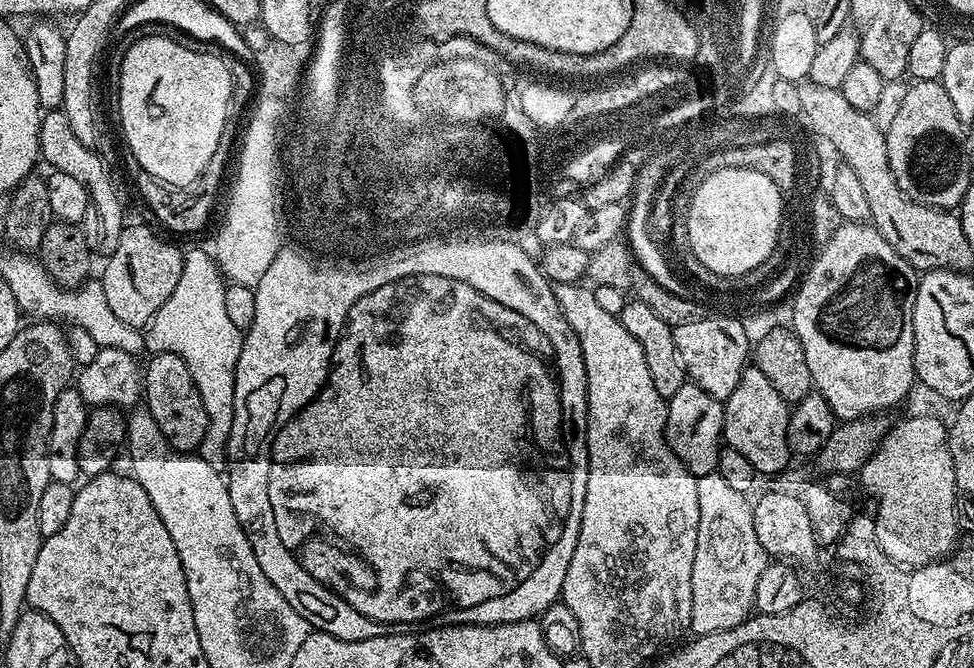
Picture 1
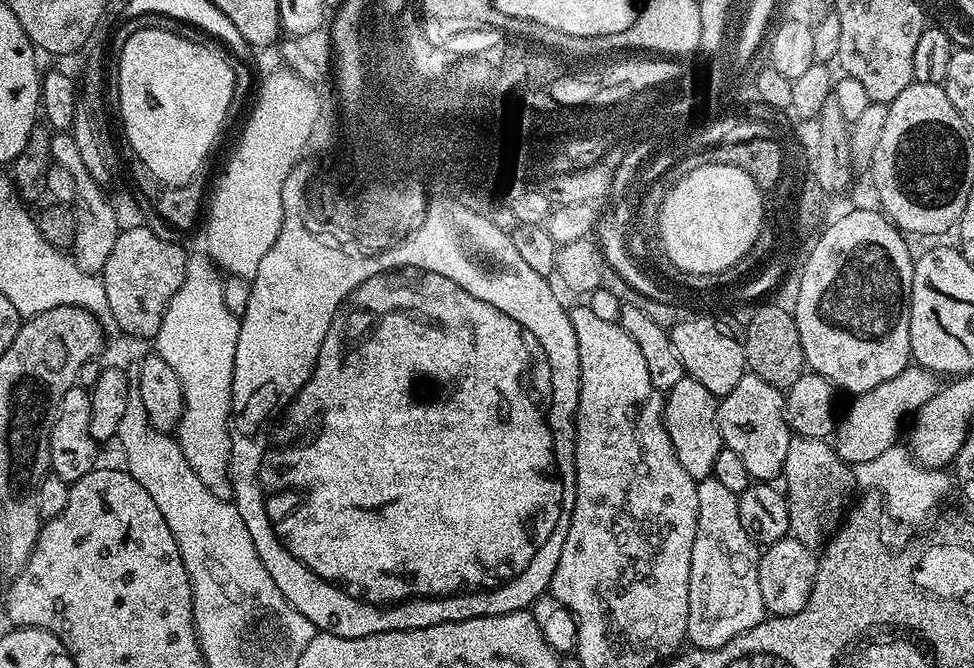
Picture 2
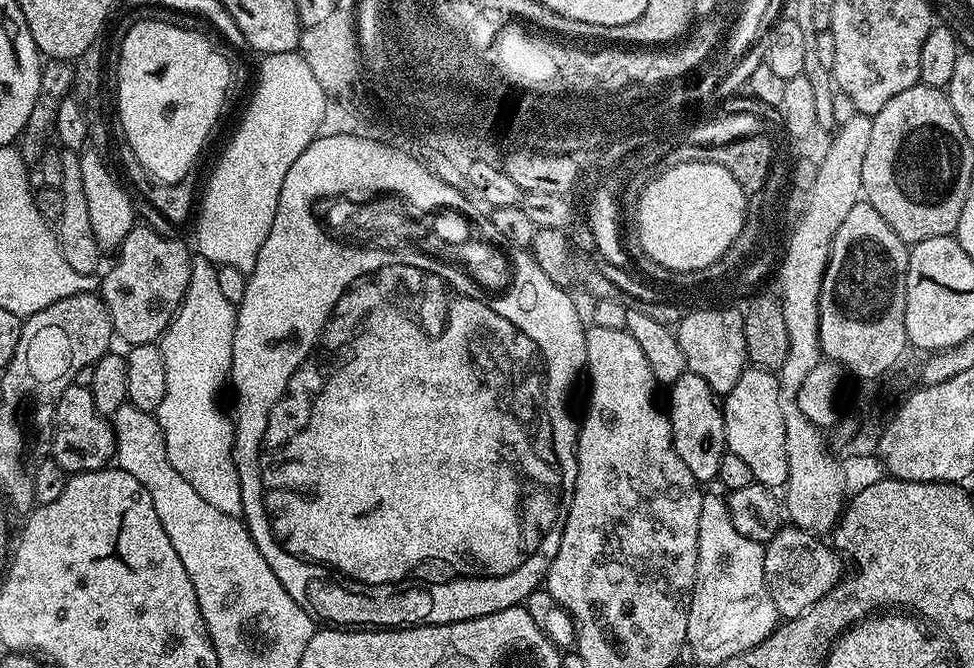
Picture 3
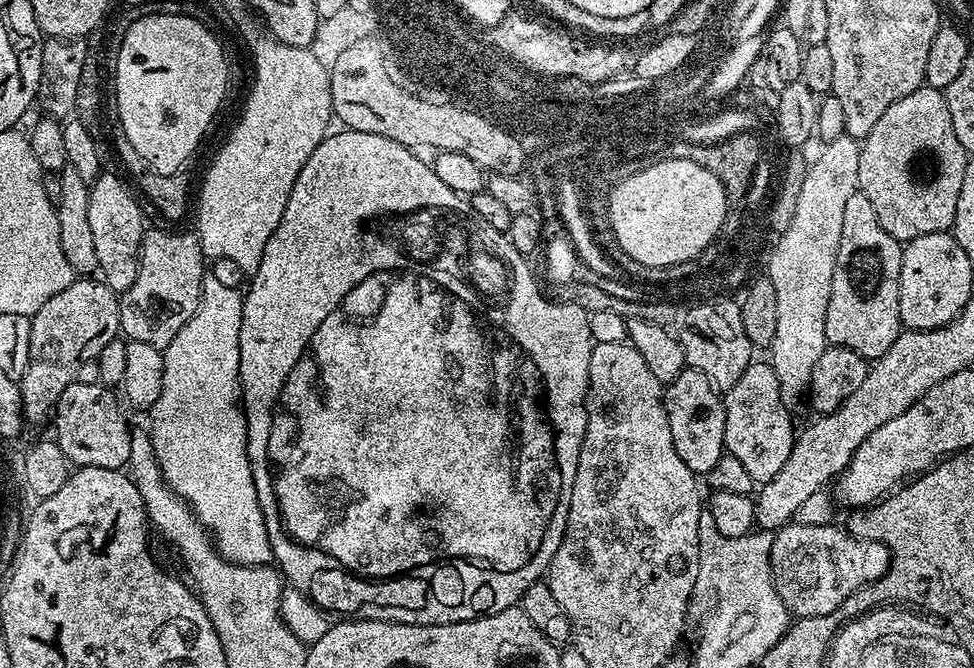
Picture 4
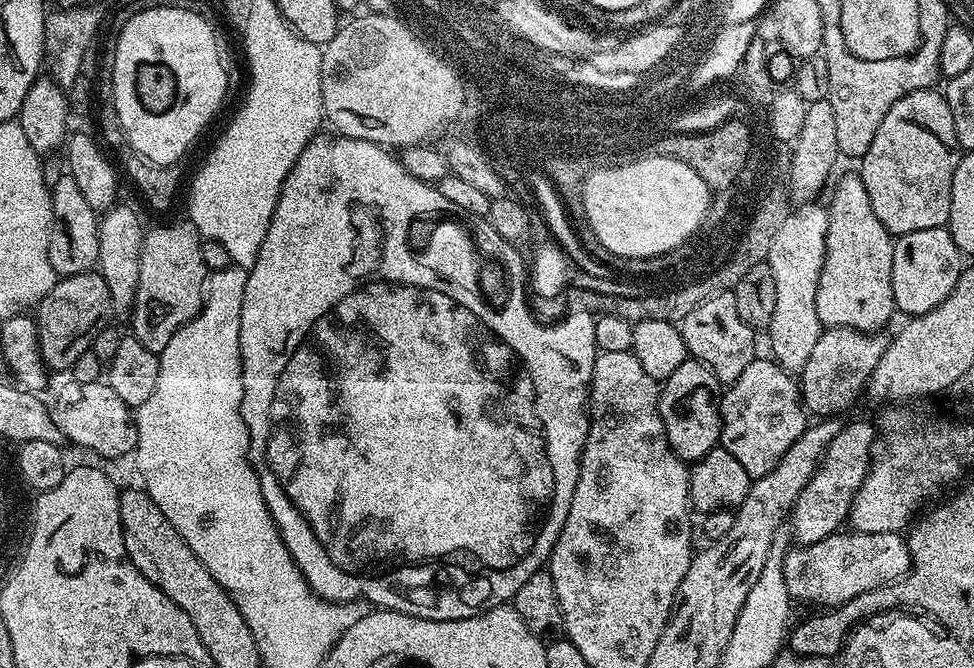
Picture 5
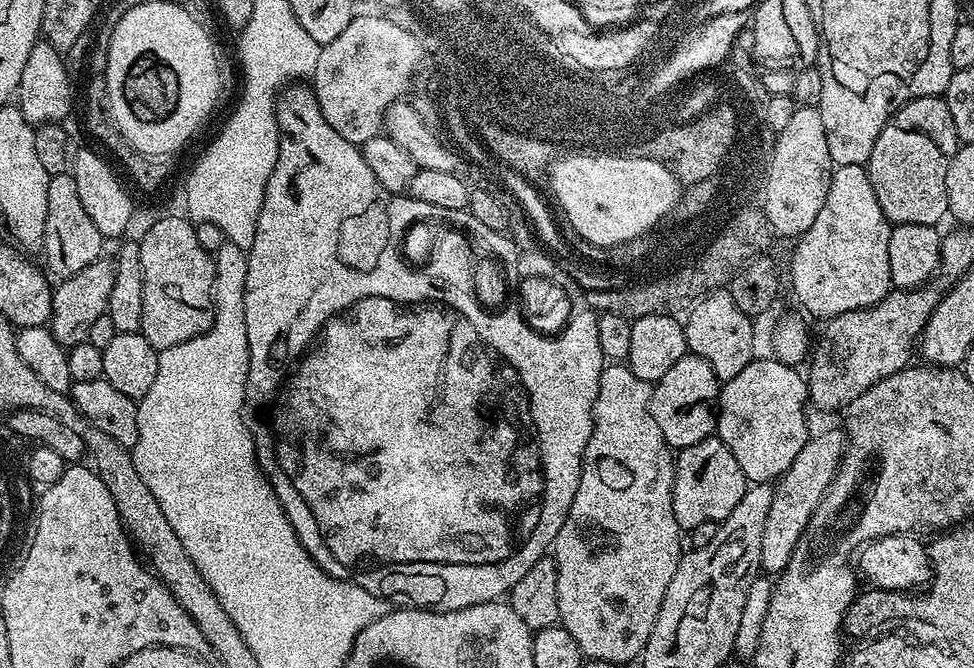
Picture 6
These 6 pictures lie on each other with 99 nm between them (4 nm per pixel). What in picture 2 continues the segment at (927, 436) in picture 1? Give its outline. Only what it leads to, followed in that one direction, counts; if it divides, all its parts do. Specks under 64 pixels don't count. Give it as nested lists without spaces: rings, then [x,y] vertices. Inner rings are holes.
[[[893,446],[873,461],[855,465],[856,483],[861,489],[876,489],[883,496],[887,515],[908,528],[920,528],[948,496],[948,472],[920,464],[907,447]]]

